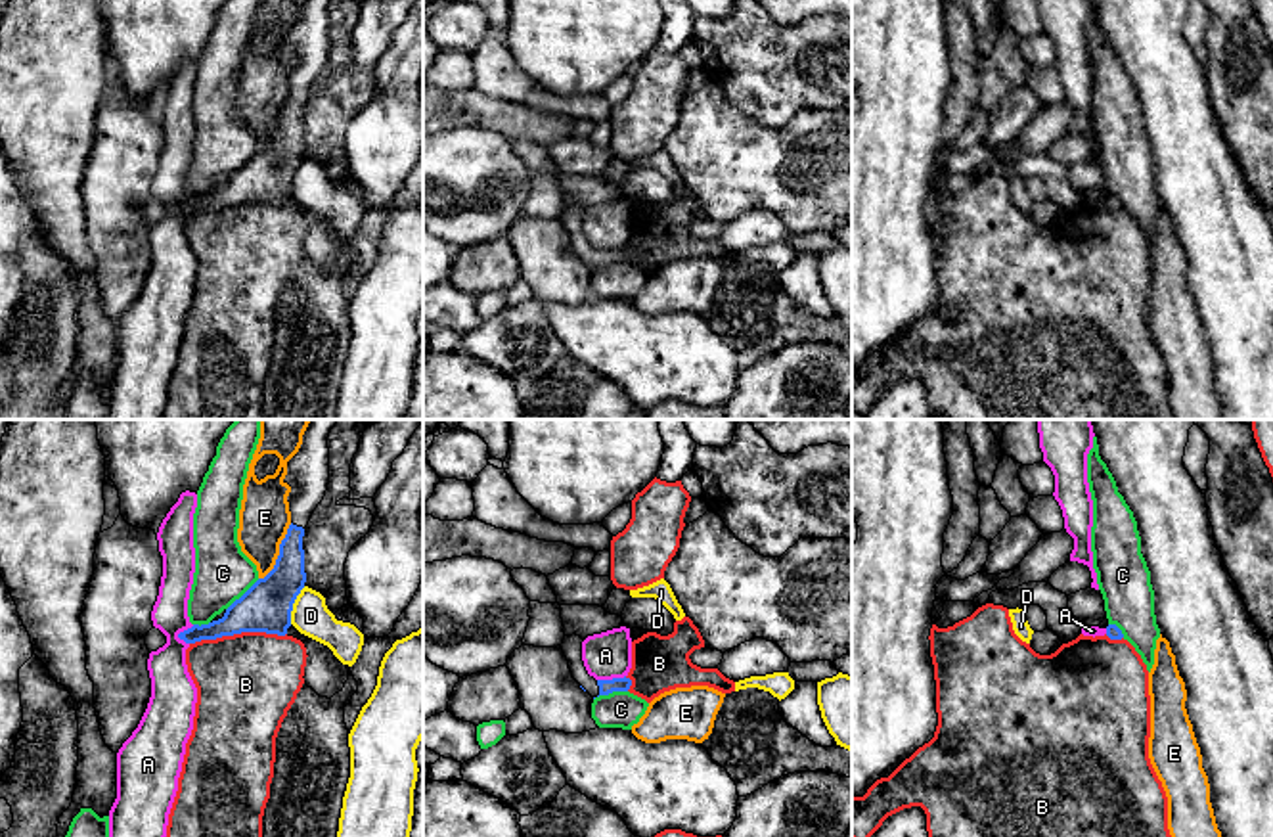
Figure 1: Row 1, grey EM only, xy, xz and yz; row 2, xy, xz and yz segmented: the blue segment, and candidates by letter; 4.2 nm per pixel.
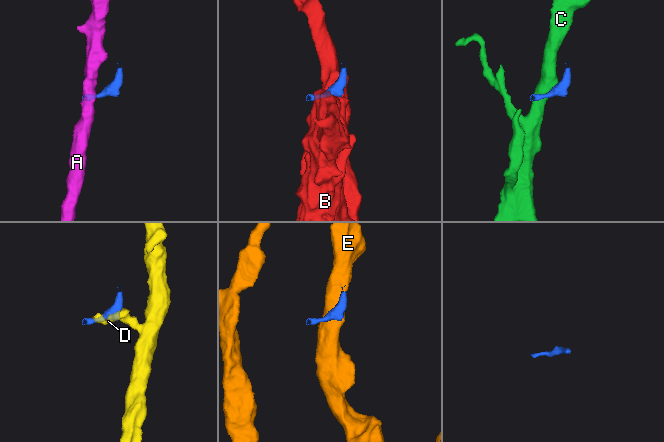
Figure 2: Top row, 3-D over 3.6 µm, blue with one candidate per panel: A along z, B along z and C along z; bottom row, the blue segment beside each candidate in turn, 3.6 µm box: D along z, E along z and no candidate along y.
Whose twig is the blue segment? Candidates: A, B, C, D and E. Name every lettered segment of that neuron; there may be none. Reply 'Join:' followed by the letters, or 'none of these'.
Join: none of these

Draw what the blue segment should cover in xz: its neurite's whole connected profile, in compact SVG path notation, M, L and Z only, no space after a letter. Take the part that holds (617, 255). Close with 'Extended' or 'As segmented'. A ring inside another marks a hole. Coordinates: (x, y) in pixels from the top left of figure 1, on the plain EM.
M572 205L565 207L561 220L569 232L569 239L572 249L580 255L584 262L588 262L593 270L599 266L609 266L613 262L628 262L632 257L630 249L613 249L613 251L595 251L588 245L584 232L582 232L582 209Z. Extended

